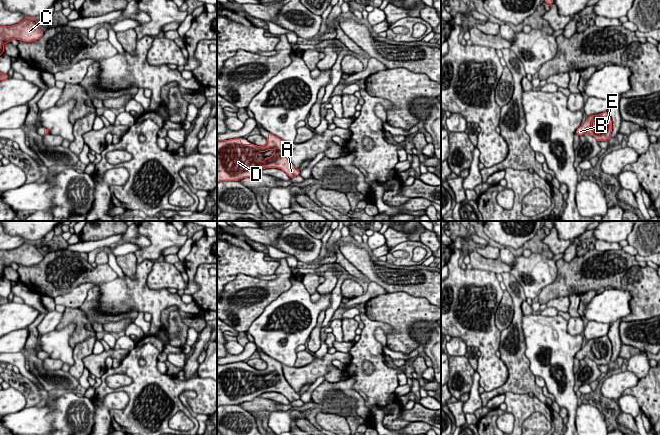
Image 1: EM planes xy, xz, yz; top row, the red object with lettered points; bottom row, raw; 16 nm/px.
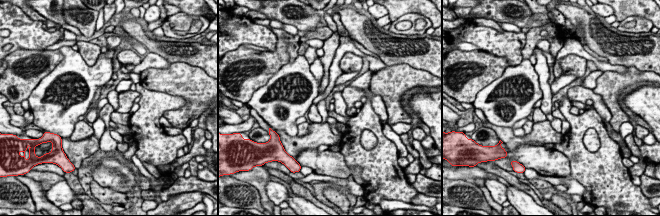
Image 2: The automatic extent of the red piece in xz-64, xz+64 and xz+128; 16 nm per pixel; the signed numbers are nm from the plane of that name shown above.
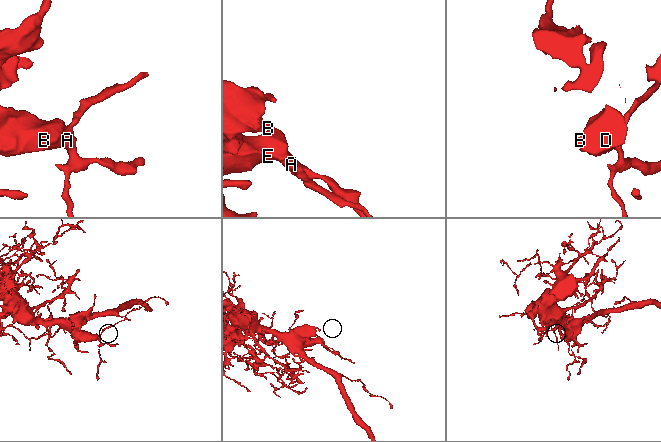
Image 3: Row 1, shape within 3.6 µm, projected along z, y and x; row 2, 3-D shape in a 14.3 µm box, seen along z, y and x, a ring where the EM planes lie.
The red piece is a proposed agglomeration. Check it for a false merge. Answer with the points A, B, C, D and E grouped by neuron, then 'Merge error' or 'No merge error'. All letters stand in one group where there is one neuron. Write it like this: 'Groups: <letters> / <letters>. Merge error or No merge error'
Groups: A B C D E. No merge error

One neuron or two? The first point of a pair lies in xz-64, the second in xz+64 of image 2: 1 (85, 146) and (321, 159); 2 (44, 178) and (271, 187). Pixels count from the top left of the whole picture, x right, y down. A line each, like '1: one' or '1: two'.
1: two
2: two

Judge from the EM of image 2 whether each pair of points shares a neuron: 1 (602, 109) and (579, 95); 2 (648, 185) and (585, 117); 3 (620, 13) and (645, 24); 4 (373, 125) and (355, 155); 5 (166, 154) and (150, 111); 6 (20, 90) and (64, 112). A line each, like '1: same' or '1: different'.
1: same
2: different
3: different
4: same
5: same
6: different

